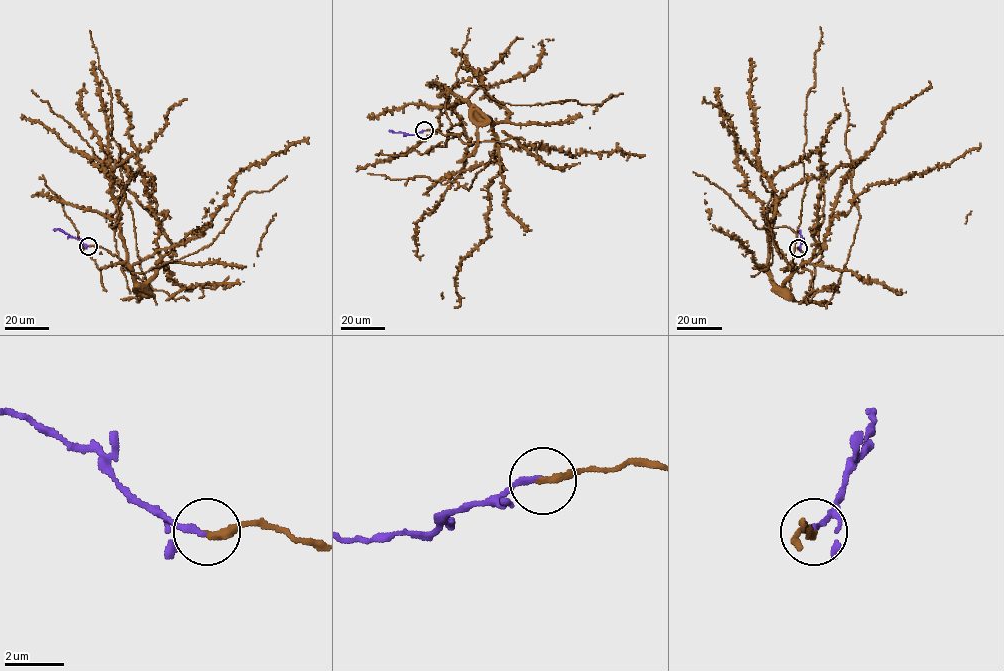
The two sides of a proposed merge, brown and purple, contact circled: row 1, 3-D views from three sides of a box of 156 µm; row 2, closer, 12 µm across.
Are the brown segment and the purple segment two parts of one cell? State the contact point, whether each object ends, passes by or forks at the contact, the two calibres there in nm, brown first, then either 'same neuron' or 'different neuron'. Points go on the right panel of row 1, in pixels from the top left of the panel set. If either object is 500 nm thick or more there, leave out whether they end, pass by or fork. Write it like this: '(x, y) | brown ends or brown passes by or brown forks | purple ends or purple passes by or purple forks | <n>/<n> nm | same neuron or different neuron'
(798, 248) | brown ends | purple ends | 280/200 nm | different neuron

